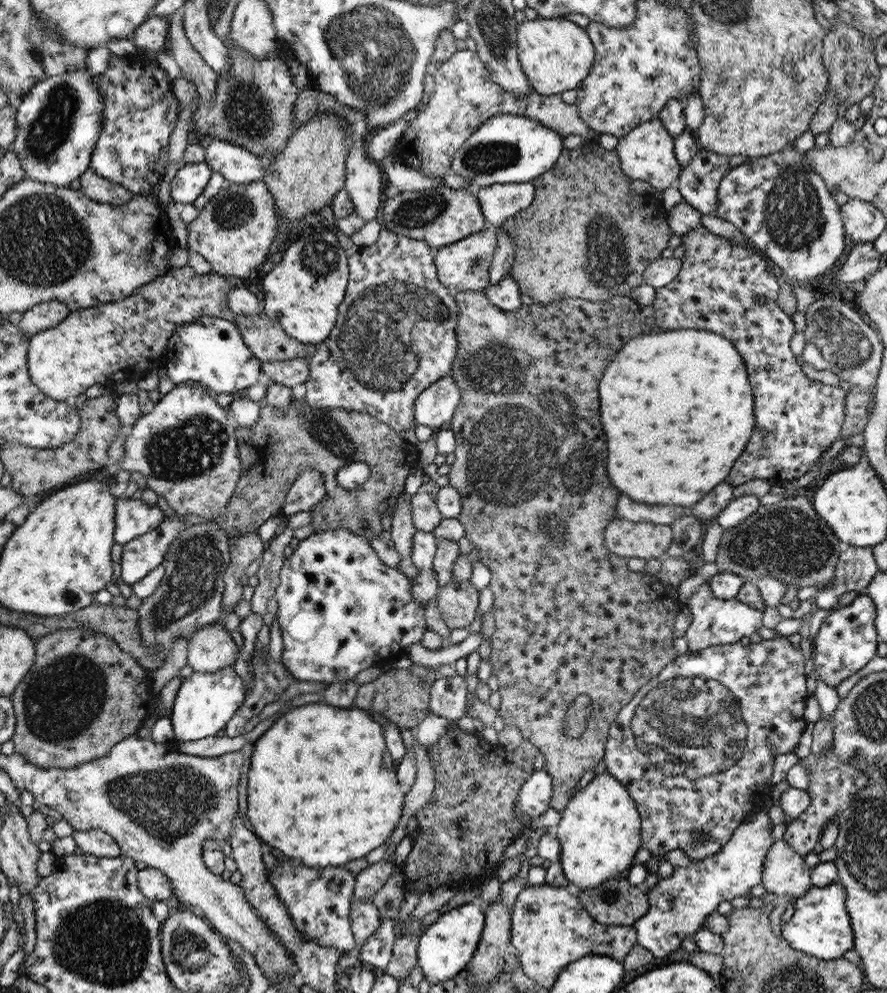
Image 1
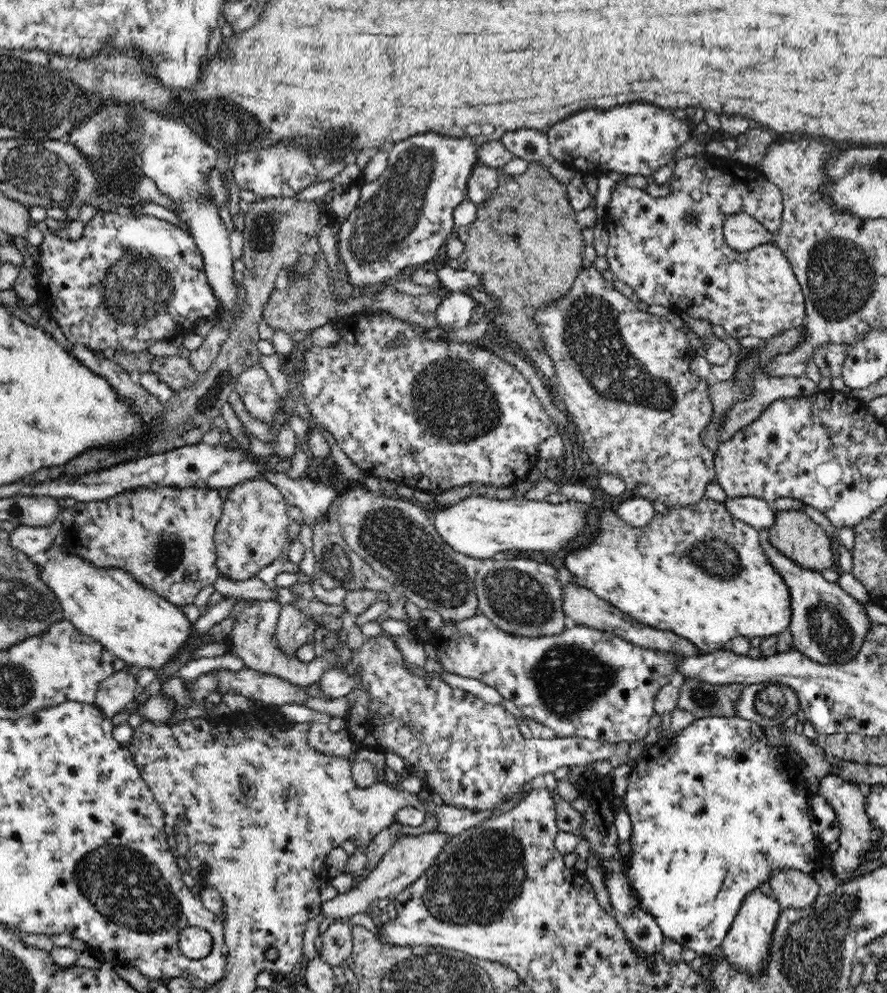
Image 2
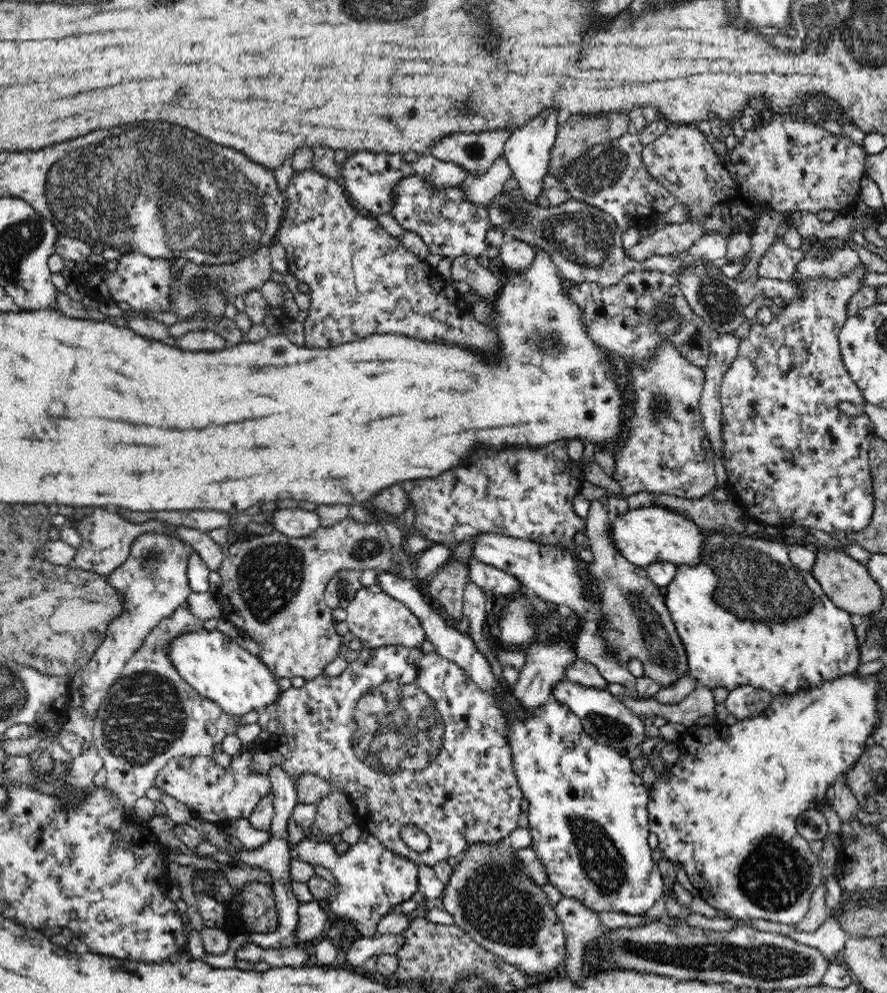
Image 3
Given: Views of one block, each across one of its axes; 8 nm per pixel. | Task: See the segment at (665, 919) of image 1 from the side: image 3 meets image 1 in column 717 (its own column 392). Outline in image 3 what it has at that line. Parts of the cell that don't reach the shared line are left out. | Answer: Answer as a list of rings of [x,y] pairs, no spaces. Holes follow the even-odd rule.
[[[363,831],[356,844],[344,853],[338,853],[336,845],[329,841],[317,842],[306,836],[297,844],[290,842],[290,849],[296,851],[302,861],[314,866],[320,864],[332,872],[337,885],[328,896],[326,909],[329,918],[347,922],[347,926],[352,926],[352,930],[362,937],[373,937],[378,922],[394,906],[408,902],[418,890],[418,865],[388,850],[372,831]]]

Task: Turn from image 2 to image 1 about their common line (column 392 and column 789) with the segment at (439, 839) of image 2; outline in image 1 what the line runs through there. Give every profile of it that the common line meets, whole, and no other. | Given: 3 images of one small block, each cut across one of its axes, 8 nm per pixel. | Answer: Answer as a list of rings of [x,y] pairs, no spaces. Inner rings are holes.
[[[784,839],[771,844],[763,862],[762,880],[766,892],[796,898],[813,886],[805,857]]]

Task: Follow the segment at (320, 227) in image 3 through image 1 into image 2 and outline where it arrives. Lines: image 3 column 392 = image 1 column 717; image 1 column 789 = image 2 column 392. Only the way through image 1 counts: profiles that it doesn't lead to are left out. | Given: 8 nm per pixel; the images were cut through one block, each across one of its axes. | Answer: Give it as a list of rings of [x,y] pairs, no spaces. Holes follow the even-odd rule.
[[[366,310],[342,317],[333,323],[340,326],[338,344],[332,348],[319,348],[308,343],[308,350],[302,354],[304,363],[300,368],[300,391],[314,422],[328,430],[334,436],[342,452],[346,453],[350,460],[370,477],[388,479],[398,487],[406,486],[415,490],[425,490],[432,497],[444,490],[476,482],[496,488],[514,487],[526,481],[530,470],[536,468],[536,462],[539,460],[538,446],[546,438],[559,434],[561,428],[554,424],[550,416],[542,409],[528,380],[511,363],[504,361],[490,350],[474,346],[474,344],[452,342],[446,335],[442,335],[440,340],[428,340],[424,338],[428,329],[412,321],[396,318],[392,313],[385,311]],[[396,339],[398,343],[402,341],[404,344],[393,346],[393,340]]]

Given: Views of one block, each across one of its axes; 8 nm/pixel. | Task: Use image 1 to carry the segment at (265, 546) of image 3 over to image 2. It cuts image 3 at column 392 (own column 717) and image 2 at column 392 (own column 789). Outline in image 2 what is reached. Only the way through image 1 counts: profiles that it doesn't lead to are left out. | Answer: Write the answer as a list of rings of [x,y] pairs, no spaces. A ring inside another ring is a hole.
[[[350,490],[336,498],[339,527],[350,548],[382,578],[422,609],[440,613],[445,620],[460,622],[478,611],[475,589],[479,560],[454,550],[430,521],[426,506],[403,498],[374,496],[366,490]]]

